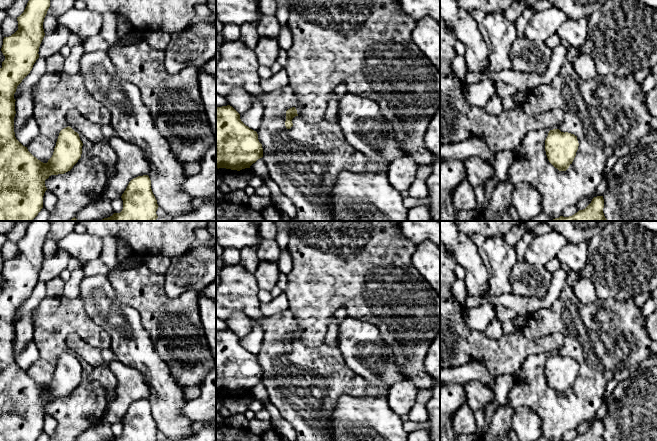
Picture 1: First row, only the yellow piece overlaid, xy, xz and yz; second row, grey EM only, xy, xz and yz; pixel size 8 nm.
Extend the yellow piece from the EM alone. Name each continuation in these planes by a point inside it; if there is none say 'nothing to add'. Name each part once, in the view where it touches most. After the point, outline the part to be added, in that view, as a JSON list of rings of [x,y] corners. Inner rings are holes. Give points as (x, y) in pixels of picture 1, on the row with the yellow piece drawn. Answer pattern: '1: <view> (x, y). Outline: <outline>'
nothing to add

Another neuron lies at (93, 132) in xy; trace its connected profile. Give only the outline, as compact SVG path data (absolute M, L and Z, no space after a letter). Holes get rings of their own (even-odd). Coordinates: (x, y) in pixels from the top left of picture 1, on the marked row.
M70 109L66 120L69 127L78 134L84 135L92 144L104 142L101 125L91 122L78 110Z

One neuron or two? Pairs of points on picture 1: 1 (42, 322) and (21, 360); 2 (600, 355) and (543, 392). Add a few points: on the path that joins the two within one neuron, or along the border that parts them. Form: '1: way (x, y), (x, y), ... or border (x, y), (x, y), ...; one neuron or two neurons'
1: border (32, 340), (39, 355), (32, 364); two neurons
2: way (595, 372), (569, 399), (560, 399); one neuron

